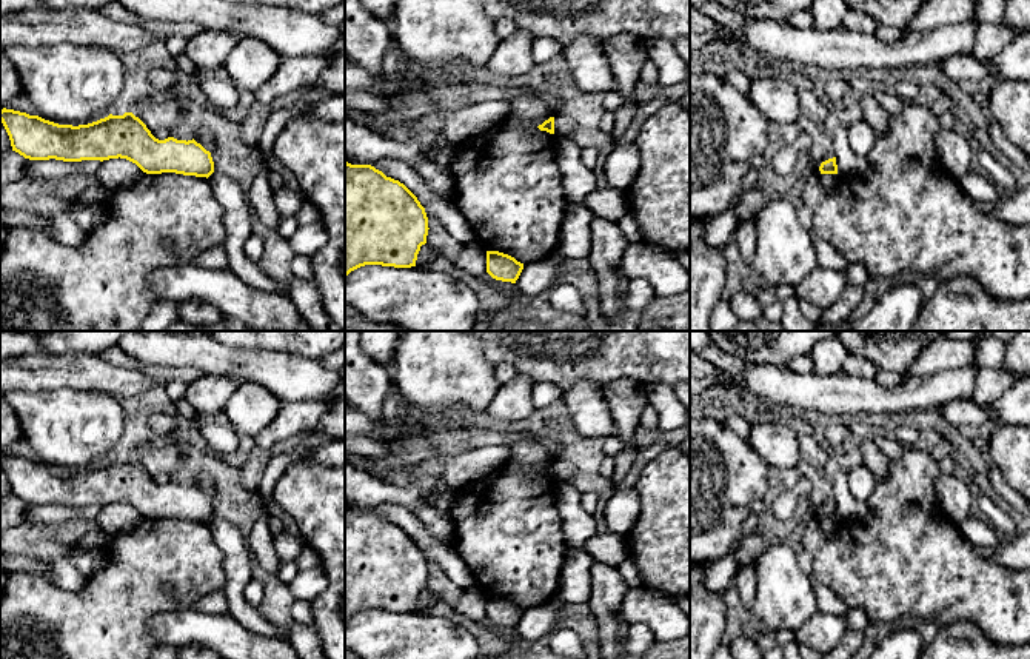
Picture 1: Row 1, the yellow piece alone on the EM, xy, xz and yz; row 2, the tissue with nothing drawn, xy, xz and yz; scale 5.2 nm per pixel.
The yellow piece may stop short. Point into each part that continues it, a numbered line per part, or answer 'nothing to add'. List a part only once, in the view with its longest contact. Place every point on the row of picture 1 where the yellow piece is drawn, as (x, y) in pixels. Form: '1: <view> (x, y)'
nothing to add

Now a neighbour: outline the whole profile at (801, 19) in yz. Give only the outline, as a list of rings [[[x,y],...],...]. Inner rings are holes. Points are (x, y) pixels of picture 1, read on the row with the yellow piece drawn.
[[[796,11],[794,14],[791,14],[787,22],[798,28],[798,29],[810,29],[813,28],[813,17],[810,14],[810,11]]]

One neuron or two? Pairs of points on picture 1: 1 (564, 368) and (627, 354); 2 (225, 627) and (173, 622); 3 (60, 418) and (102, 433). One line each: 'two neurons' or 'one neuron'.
1: one neuron
2: one neuron
3: one neuron

